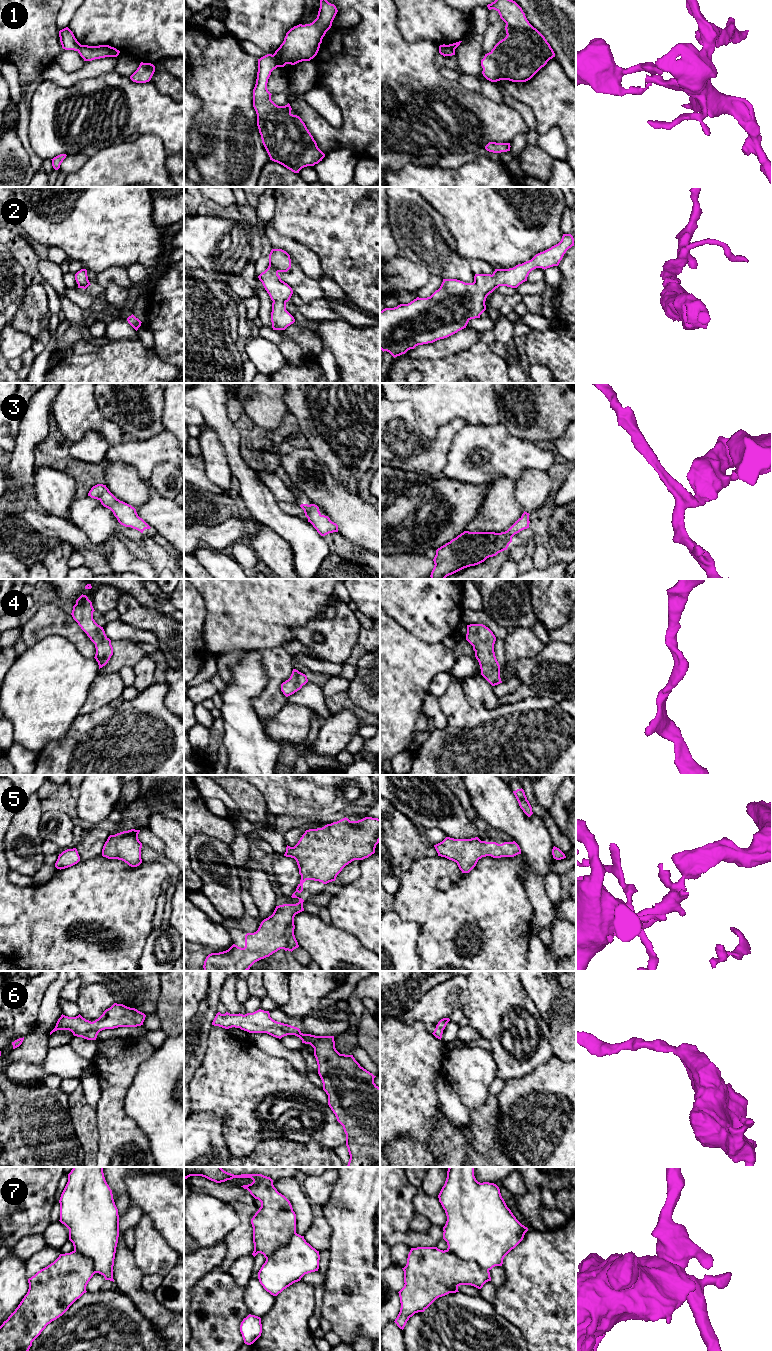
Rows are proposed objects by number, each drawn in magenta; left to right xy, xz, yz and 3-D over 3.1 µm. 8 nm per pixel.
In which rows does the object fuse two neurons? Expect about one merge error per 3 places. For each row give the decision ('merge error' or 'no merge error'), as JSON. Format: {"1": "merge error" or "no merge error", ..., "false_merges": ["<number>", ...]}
{"1": "merge error", "2": "no merge error", "3": "no merge error", "4": "no merge error", "5": "no merge error", "6": "no merge error", "7": "merge error", "false_merges": ["1", "7"]}

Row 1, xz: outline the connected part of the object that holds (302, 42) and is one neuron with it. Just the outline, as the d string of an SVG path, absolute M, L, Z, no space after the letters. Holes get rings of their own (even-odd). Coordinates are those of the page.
M320 0L317 18L310 24L299 24L291 28L286 33L283 43L273 54L279 67L313 59L337 12L334 4Z

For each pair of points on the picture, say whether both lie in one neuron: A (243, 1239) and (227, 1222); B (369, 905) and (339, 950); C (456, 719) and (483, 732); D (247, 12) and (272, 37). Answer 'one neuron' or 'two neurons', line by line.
A: two neurons
B: two neurons
C: one neuron
D: one neuron

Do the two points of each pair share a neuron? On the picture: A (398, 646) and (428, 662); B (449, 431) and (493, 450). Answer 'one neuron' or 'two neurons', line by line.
A: one neuron
B: two neurons

